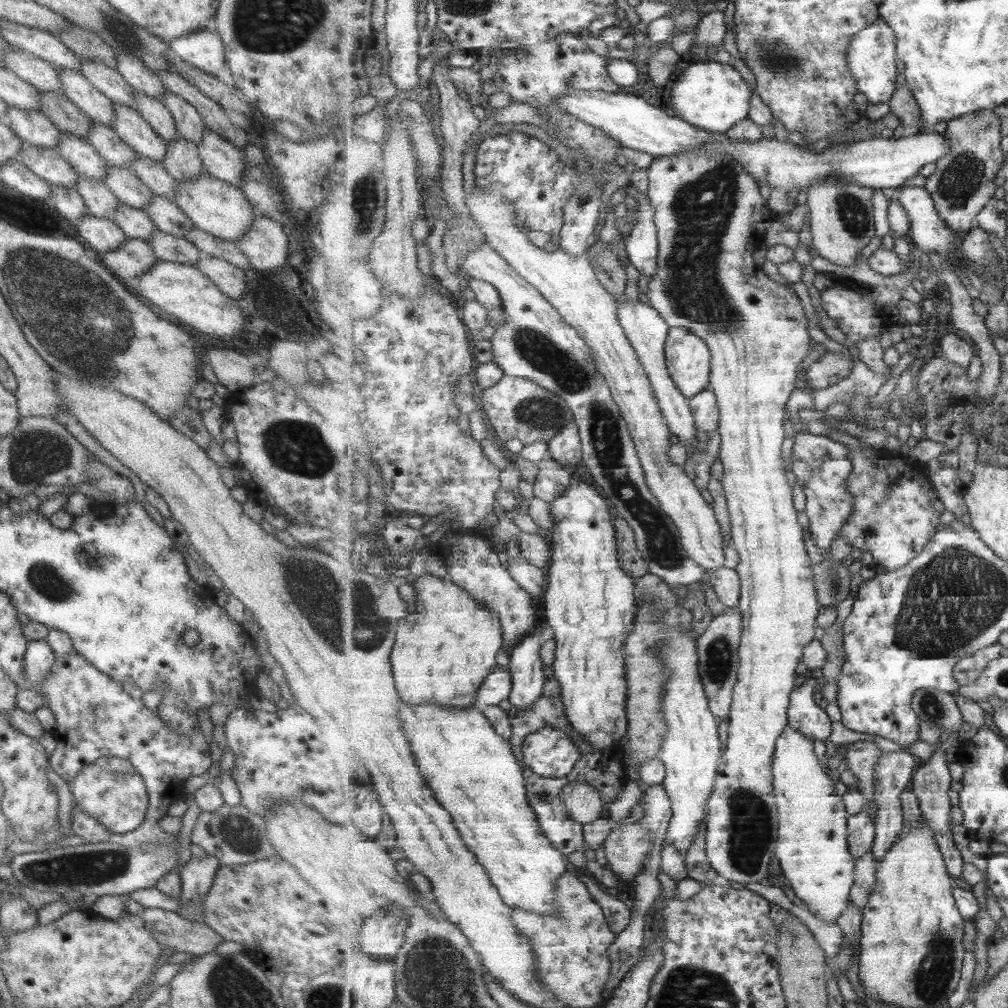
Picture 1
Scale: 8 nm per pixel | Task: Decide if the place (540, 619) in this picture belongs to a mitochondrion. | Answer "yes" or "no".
no

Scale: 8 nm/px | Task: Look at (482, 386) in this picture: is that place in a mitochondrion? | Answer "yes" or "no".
no

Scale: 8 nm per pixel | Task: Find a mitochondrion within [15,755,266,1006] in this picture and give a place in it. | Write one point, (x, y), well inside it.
(94, 869)

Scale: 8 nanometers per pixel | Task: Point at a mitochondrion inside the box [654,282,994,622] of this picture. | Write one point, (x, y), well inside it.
(833, 579)

